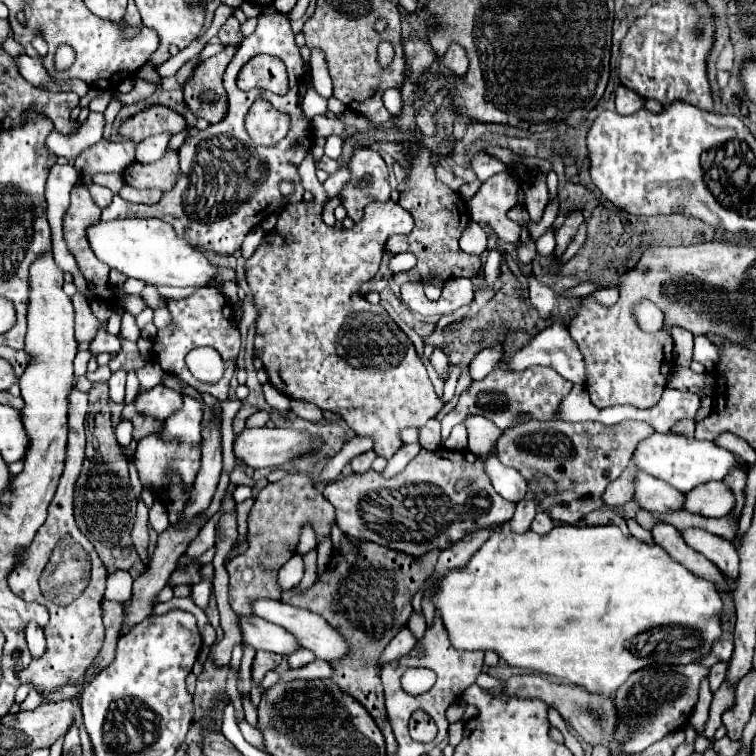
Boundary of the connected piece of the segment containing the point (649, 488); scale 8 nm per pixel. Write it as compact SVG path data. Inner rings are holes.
M640 471L634 481L634 501L642 509L664 513L664 511L682 511L686 499L678 489Z

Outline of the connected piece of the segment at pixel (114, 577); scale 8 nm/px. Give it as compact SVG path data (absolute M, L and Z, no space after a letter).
M114 571L106 578L104 593L110 601L128 601L132 597L132 577L128 571Z

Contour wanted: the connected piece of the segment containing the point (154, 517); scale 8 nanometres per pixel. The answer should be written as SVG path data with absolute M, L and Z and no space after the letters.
M158 499L154 501L152 509L150 509L150 527L156 531L156 533L162 533L166 527L168 527L168 515L166 515L166 507L164 503L160 503Z

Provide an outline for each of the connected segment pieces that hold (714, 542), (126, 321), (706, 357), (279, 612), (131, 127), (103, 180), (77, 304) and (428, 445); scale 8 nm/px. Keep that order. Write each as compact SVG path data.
M702 529L682 531L682 537L692 549L696 549L704 557L708 557L712 563L716 563L716 567L722 575L726 575L732 581L738 579L738 551L734 549L734 545L730 541L710 535Z
M124 313L124 315L122 315L120 337L122 337L122 339L128 339L128 341L138 341L138 337L140 337L140 329L136 327L134 315L130 315L130 313Z
M698 335L694 337L694 361L702 363L706 367L706 371L714 371L716 363L718 363L718 349L714 345L710 345L706 341L706 337Z
M258 599L258 601L254 601L252 607L254 607L254 615L258 615L258 617L270 621L270 623L276 623L276 625L284 627L286 631L290 631L302 643L302 647L314 651L318 659L334 663L334 661L340 661L340 659L344 659L348 655L348 643L320 615L314 615L314 613L306 611L306 609L286 605L286 603L280 603L280 601L272 601L272 599Z
M152 105L144 111L128 117L122 127L120 135L130 139L132 143L140 143L142 139L154 135L154 133L178 133L186 127L186 119L176 113L170 107L164 105Z
M98 173L94 175L94 183L108 187L112 193L118 193L124 187L124 179L120 173Z
M80 293L72 295L72 303L74 303L74 311L76 311L76 341L90 343L96 337L102 323L92 315L90 303Z
M430 419L422 429L418 427L418 443L422 449L438 449L440 445L440 421L438 419Z

